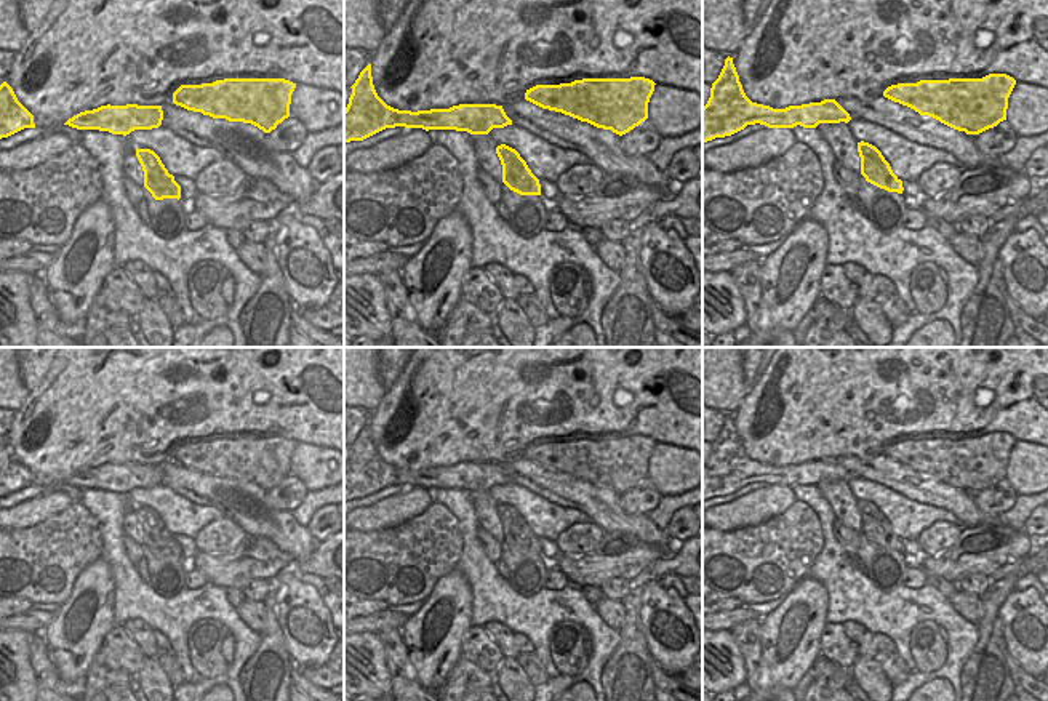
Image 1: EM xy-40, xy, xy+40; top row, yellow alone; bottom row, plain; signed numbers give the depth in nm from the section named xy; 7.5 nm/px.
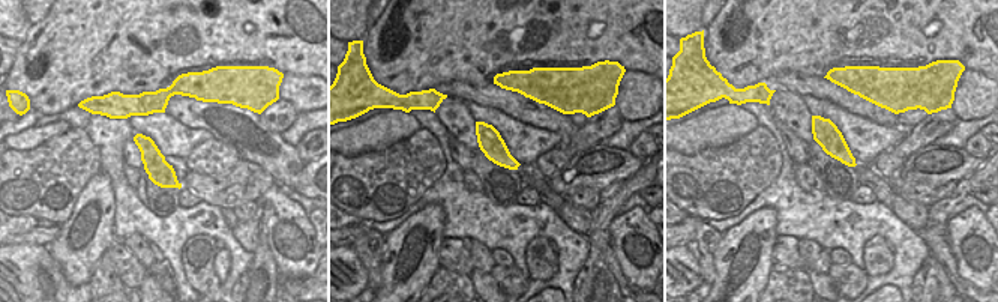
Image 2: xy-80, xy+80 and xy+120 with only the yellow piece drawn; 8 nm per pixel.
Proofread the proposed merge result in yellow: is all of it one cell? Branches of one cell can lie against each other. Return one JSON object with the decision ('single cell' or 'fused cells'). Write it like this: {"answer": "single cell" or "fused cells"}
{"answer": "fused cells"}

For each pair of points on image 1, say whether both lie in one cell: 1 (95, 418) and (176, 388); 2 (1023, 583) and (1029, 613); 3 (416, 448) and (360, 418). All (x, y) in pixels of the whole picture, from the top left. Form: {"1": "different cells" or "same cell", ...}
{"1": "same cell", "2": "different cells", "3": "different cells"}

